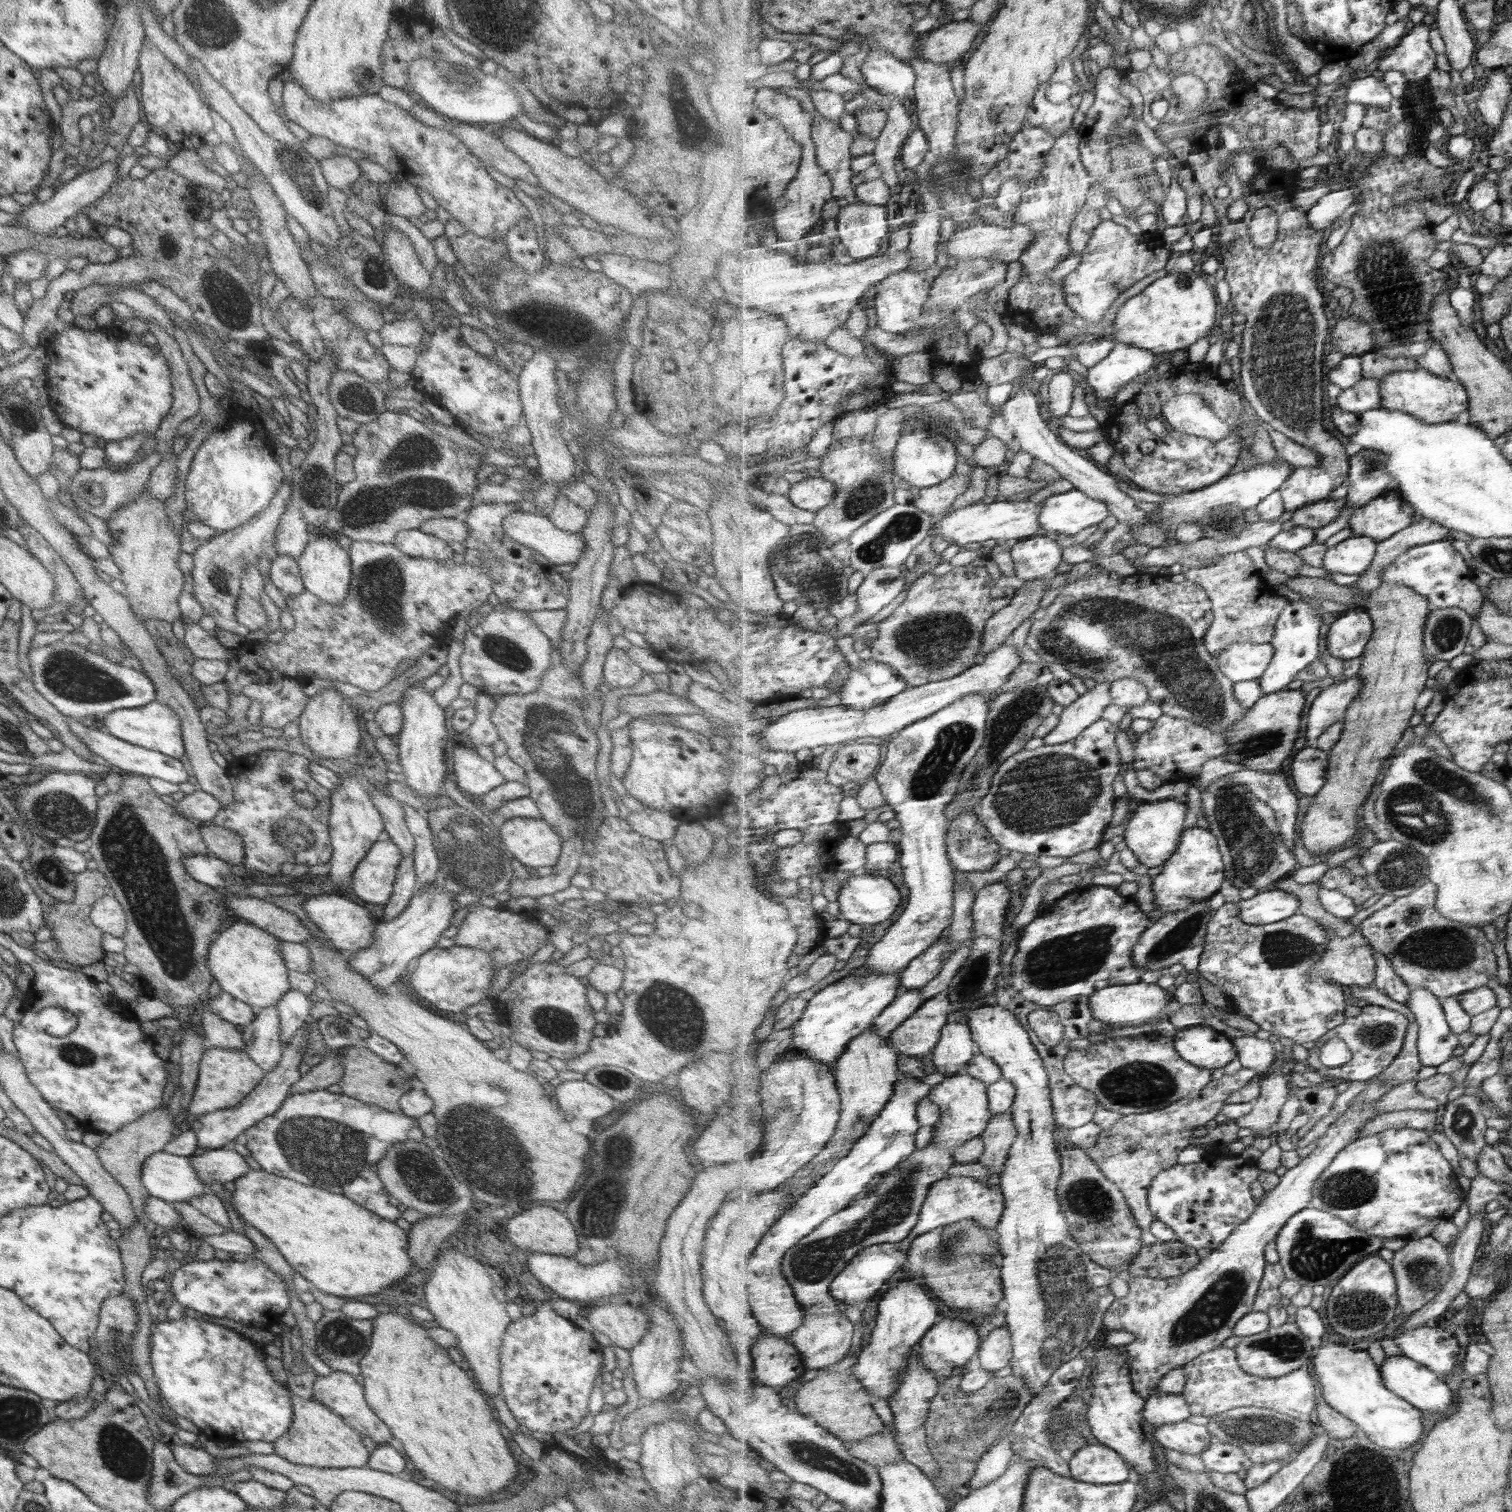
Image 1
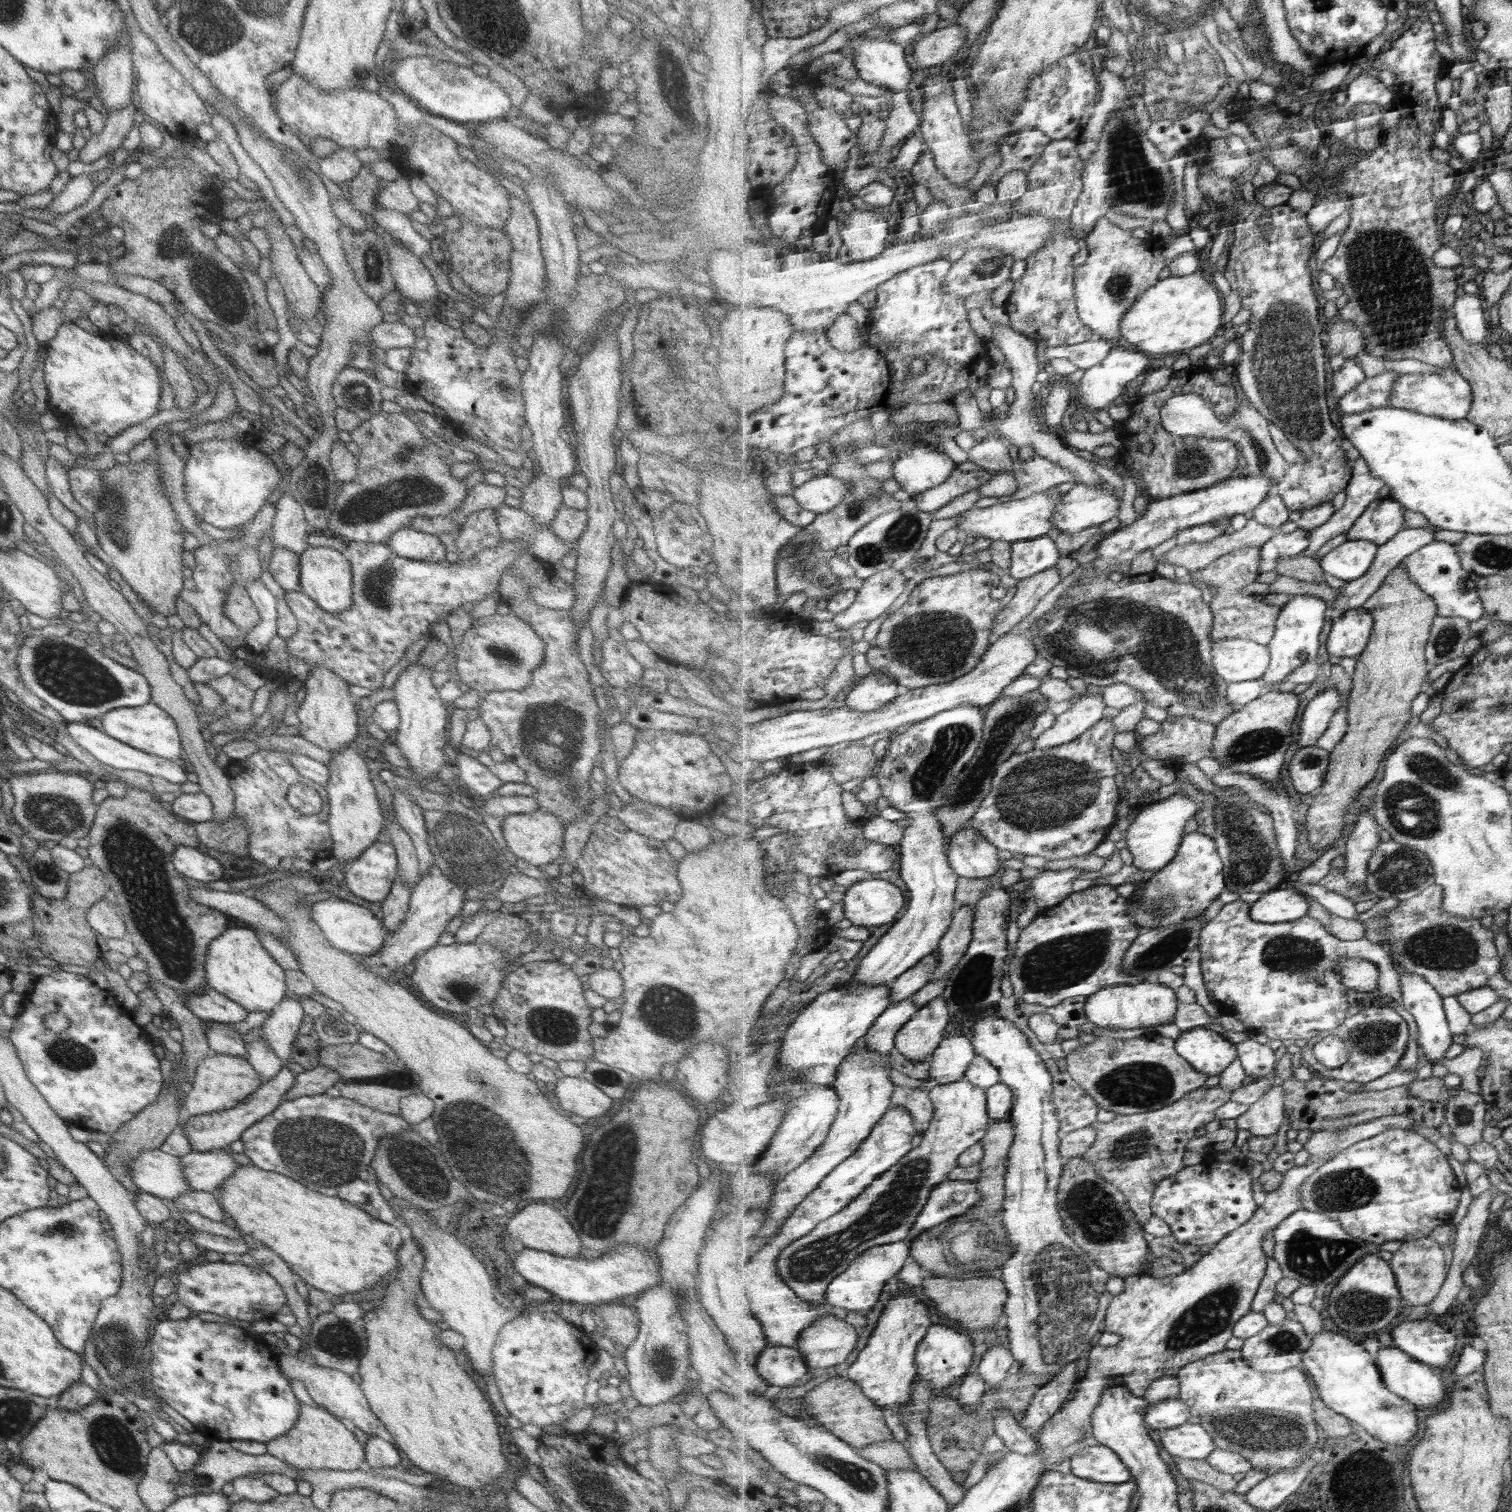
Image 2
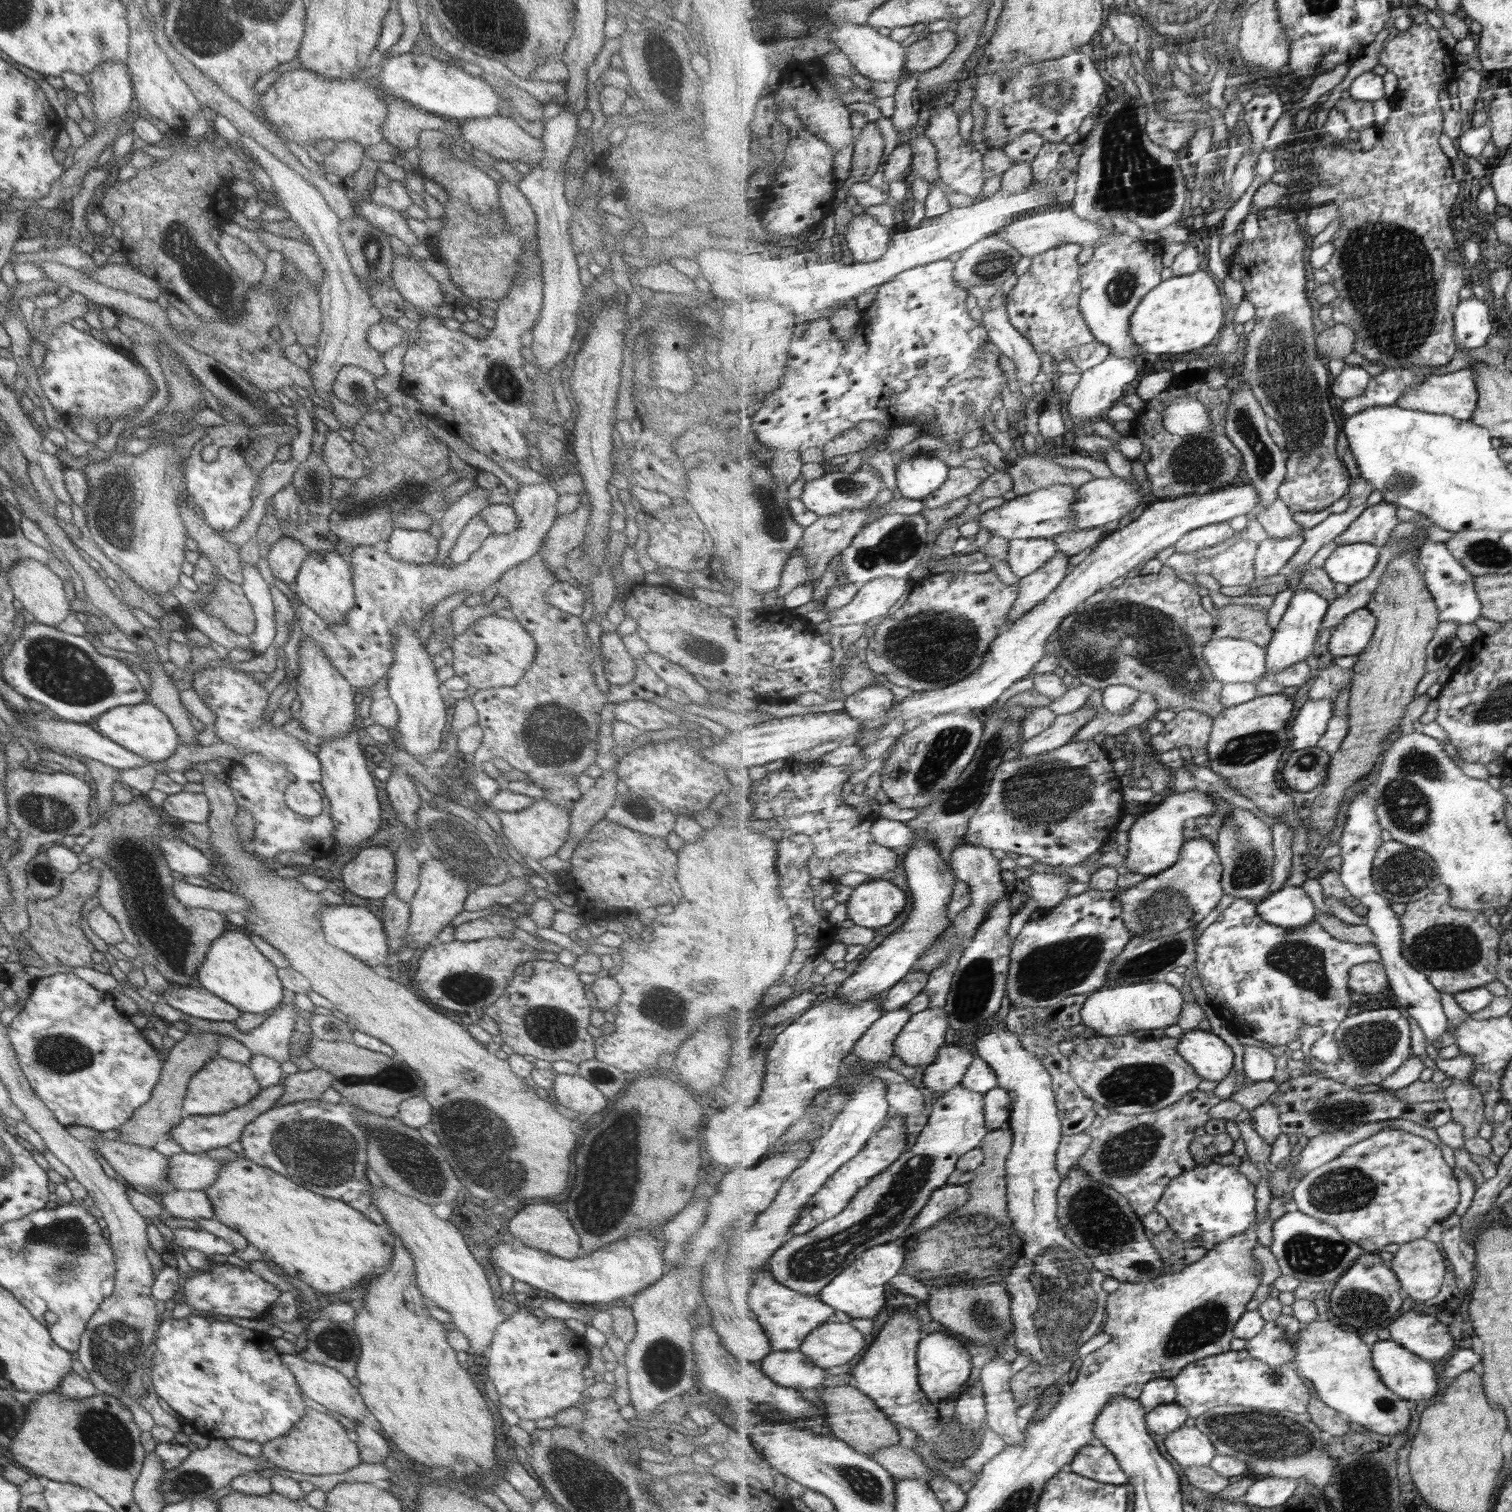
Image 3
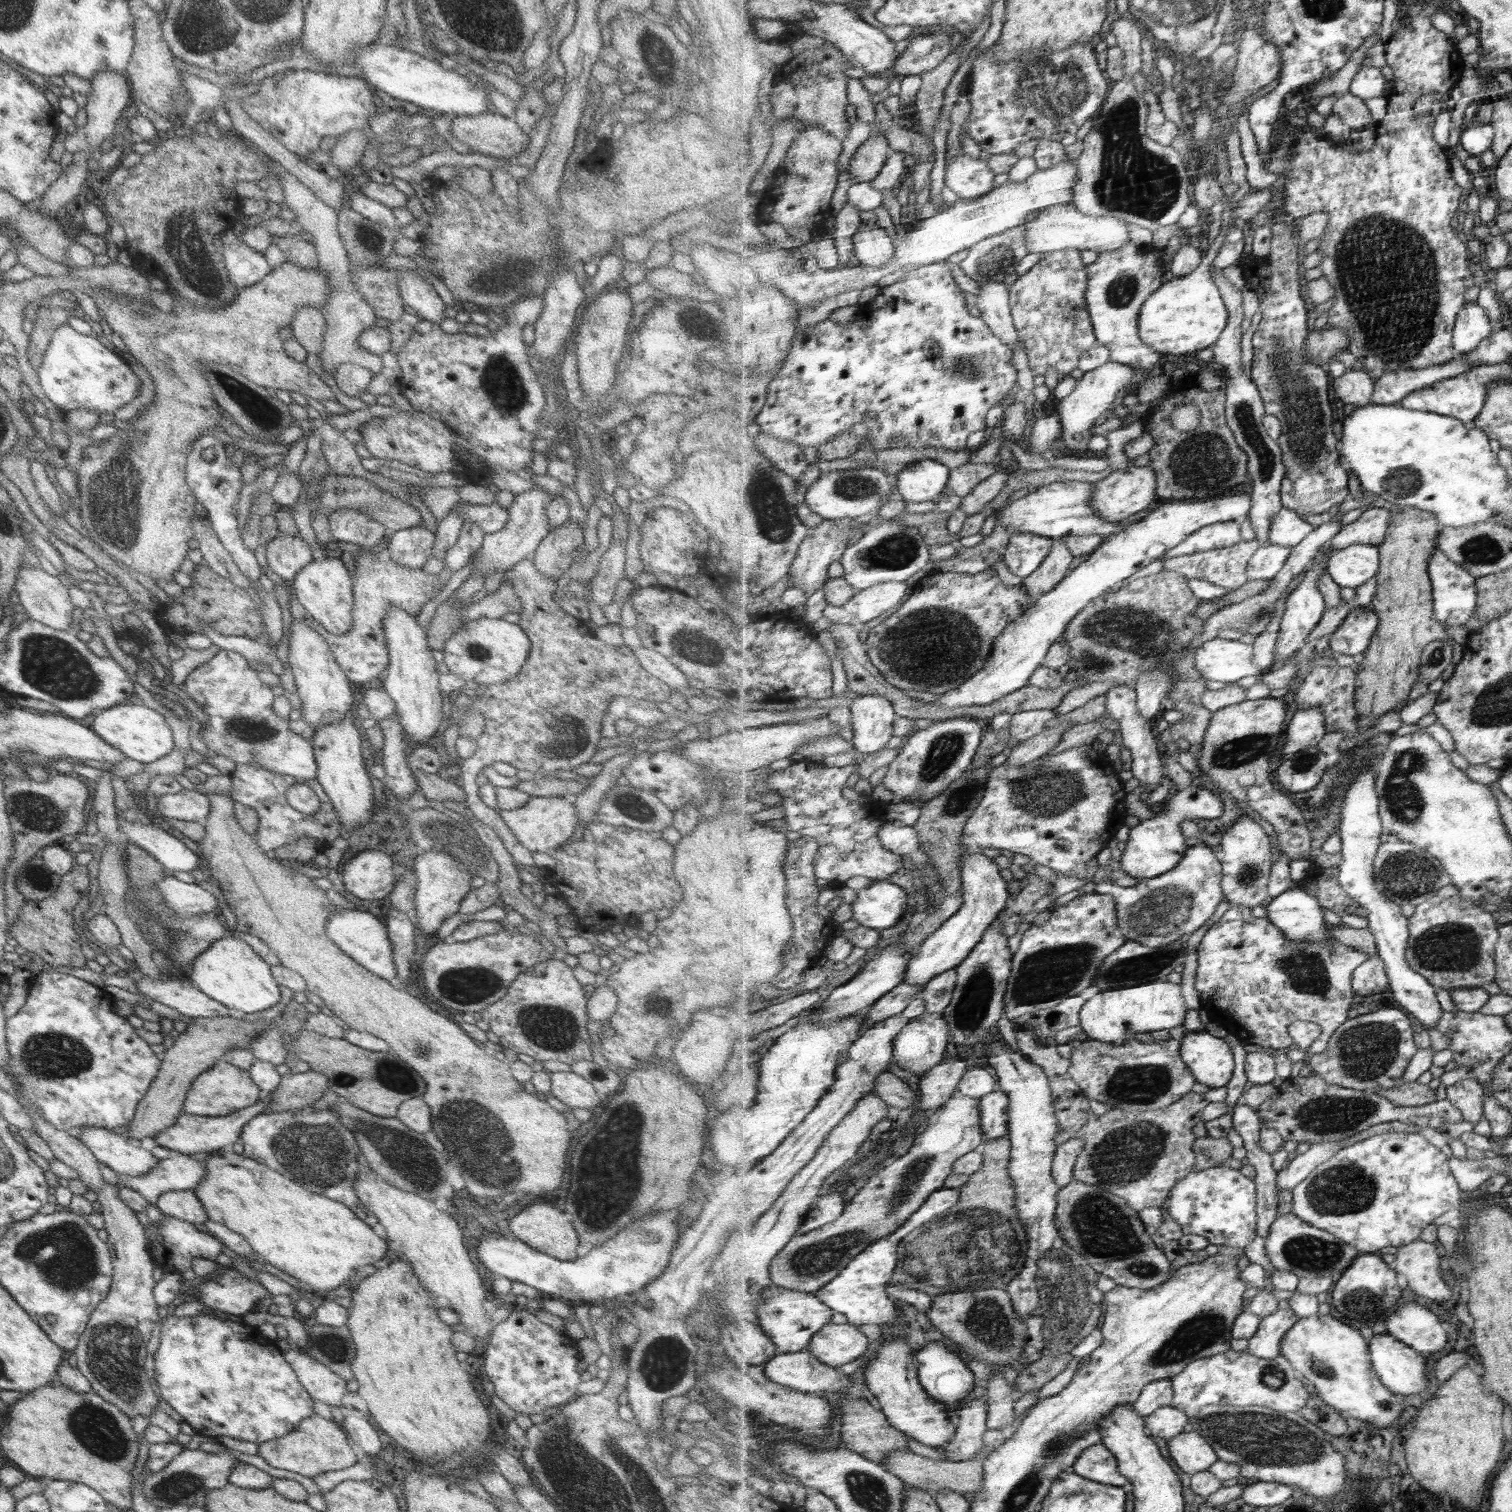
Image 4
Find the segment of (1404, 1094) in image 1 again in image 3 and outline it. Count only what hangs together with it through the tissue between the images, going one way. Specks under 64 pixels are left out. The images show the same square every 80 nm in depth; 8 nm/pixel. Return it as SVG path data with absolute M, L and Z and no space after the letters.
M1311 1069L1307 1074L1290 1078L1280 1084L1278 1093L1269 1101L1279 1108L1281 1130L1287 1136L1303 1136L1309 1140L1321 1134L1333 1132L1351 1132L1367 1124L1392 1120L1411 1120L1428 1129L1440 1128L1453 1122L1453 1110L1447 1100L1435 1102L1401 1101L1395 1093L1385 1089L1375 1092L1357 1092L1342 1082L1315 1074Z

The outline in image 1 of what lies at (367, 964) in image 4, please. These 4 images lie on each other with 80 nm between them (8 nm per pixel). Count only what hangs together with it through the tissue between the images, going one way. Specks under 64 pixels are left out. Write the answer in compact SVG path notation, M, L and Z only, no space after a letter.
M326 894L310 895L302 904L303 911L317 928L324 934L324 937L341 952L353 952L365 948L371 944L372 934L376 926L370 912L362 906L349 901L342 896Z

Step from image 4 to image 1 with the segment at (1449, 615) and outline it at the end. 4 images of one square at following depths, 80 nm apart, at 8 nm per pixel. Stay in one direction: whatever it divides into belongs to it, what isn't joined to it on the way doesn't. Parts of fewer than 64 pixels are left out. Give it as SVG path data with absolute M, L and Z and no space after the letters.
M1445 539L1439 542L1411 547L1397 555L1396 559L1384 568L1381 578L1384 582L1396 582L1397 584L1410 586L1415 592L1426 596L1434 608L1459 607L1466 610L1469 616L1479 616L1485 596L1480 586L1473 580L1474 573L1475 570L1465 563L1463 554L1453 548L1450 539Z

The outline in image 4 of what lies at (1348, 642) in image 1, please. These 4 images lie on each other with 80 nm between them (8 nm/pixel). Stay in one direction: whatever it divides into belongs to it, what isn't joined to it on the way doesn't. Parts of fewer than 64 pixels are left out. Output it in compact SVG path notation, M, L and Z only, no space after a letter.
M1356 606L1343 625L1330 638L1330 649L1334 654L1364 655L1371 646L1381 620L1370 607Z

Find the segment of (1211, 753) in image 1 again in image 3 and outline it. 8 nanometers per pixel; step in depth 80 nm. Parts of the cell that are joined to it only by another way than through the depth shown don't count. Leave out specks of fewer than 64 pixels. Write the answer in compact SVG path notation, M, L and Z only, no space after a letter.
M1187 709L1177 713L1160 733L1150 736L1149 741L1158 755L1183 746L1188 746L1188 750L1192 752L1207 752L1213 730L1212 716Z

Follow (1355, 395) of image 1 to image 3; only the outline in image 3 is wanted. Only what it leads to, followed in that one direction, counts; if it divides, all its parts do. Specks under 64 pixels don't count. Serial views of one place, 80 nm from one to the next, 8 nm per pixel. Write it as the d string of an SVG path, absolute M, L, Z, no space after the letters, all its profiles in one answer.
M1406 367L1387 368L1381 374L1370 378L1369 384L1361 396L1351 397L1349 400L1344 401L1340 410L1345 412L1348 418L1350 416L1355 416L1355 414L1359 414L1359 412L1363 412L1366 408L1373 408L1374 406L1393 406L1408 386L1411 386L1415 381L1423 380L1429 375L1436 374L1407 370Z

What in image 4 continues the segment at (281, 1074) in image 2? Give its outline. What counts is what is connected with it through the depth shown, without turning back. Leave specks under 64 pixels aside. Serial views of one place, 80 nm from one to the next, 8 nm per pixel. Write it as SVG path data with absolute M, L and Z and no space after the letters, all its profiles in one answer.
M262 1094L261 1098L254 1105L231 1112L231 1114L227 1114L226 1116L207 1117L181 1113L171 1127L157 1133L152 1140L156 1143L156 1146L167 1149L171 1153L181 1155L217 1151L227 1145L233 1145L233 1143L238 1142L240 1130L243 1129L246 1122L262 1114L265 1105L269 1101L271 1101L271 1096Z

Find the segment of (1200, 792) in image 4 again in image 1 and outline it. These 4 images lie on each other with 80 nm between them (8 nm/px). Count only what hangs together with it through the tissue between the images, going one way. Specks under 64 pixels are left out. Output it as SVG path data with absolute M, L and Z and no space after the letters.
M1178 800L1143 802L1128 820L1124 842L1141 859L1143 865L1161 866L1175 854L1185 828L1187 803Z

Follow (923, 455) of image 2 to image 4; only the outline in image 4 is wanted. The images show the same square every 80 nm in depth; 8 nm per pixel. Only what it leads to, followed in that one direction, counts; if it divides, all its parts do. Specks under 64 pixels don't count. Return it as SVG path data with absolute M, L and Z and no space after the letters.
M924 459L909 463L896 478L902 500L937 501L950 482L950 468L937 460Z

